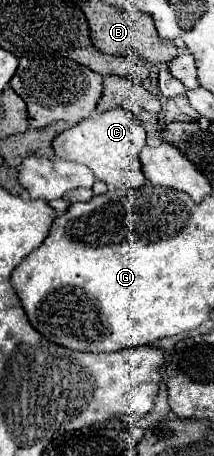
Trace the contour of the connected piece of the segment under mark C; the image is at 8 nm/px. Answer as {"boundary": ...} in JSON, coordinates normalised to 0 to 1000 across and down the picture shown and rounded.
{"boundary":[[[533,237],[486,250],[439,250],[430,259],[299,285],[252,303],[243,325],[271,346],[411,364],[439,382],[439,401],[467,395],[533,412],[654,412],[682,399],[654,368],[654,329],[673,316],[682,285],[645,254],[589,237]]]}

